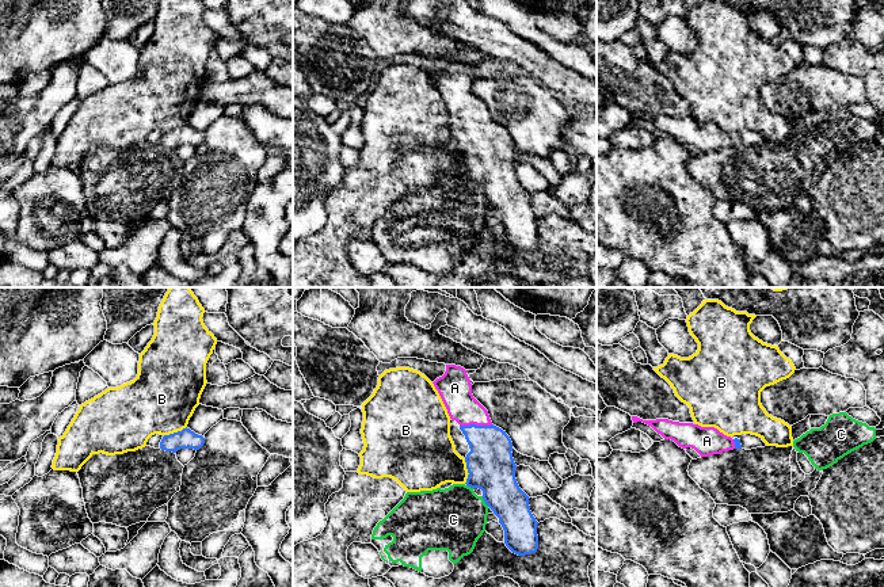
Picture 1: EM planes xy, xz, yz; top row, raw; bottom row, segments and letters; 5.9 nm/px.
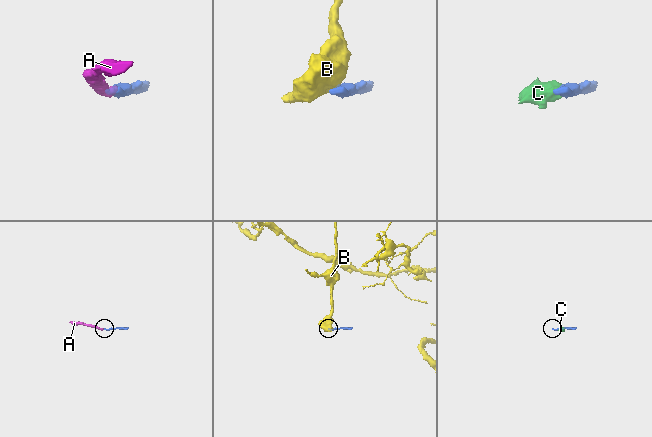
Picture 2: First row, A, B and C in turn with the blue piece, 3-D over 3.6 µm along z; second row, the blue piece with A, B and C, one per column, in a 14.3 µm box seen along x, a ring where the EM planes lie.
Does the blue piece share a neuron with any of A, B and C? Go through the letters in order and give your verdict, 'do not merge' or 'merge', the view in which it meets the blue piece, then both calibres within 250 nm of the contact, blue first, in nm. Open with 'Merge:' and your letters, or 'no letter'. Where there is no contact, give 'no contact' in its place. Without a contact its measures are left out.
Merge: A
A: merge; contact in xz; calibres 280 and 200 nm
B: do not merge; contact in xz; calibres 280 and 340 nm
C: do not merge; contact in xz; calibres 280 and 380 nm

